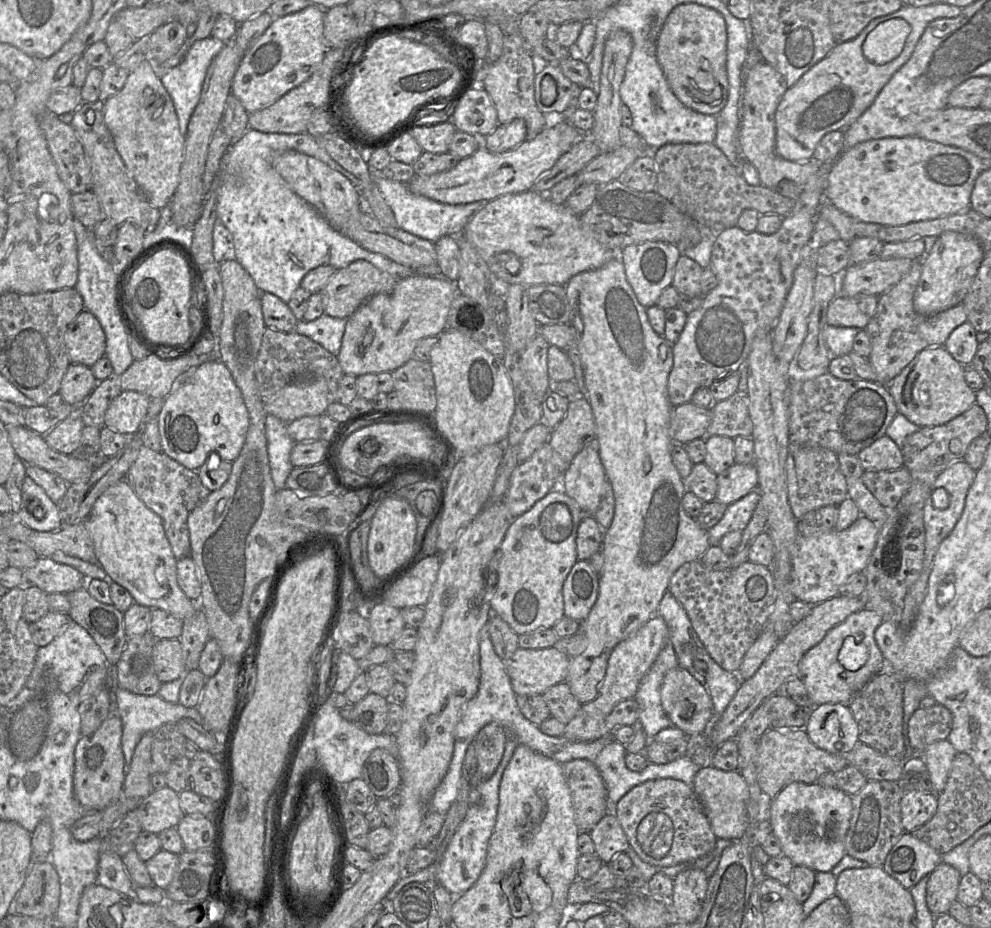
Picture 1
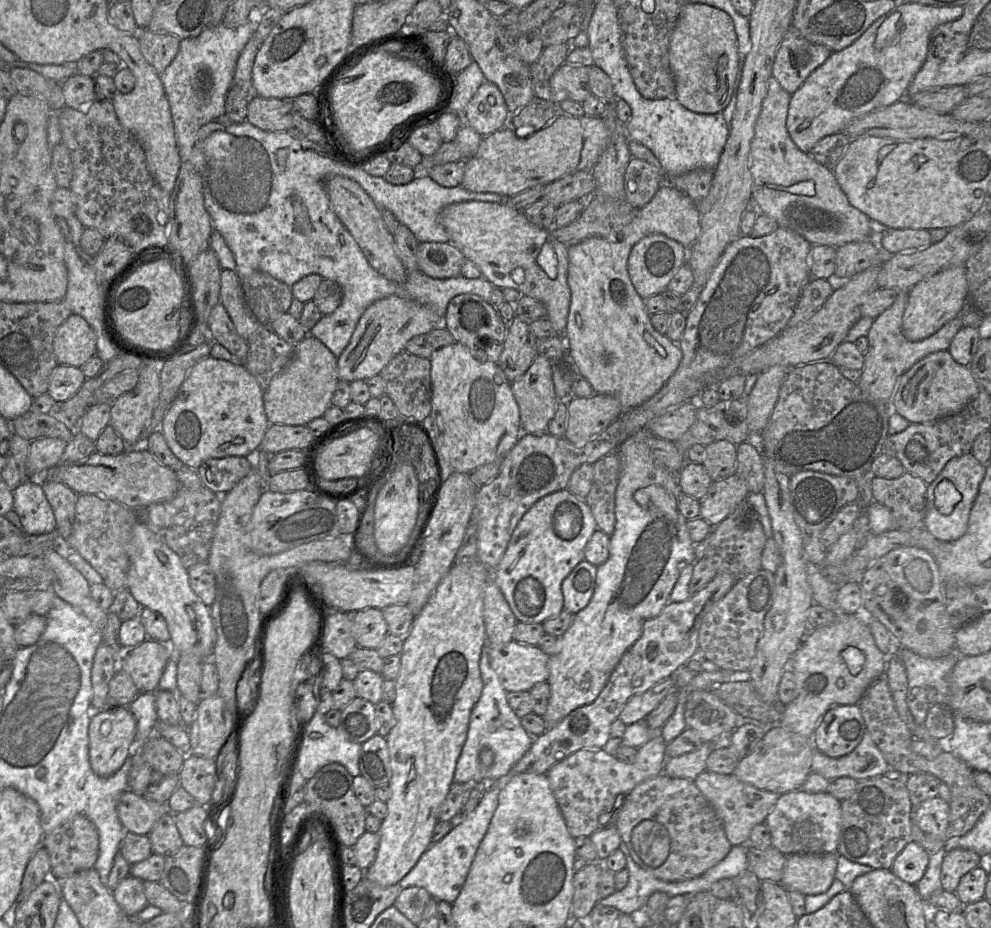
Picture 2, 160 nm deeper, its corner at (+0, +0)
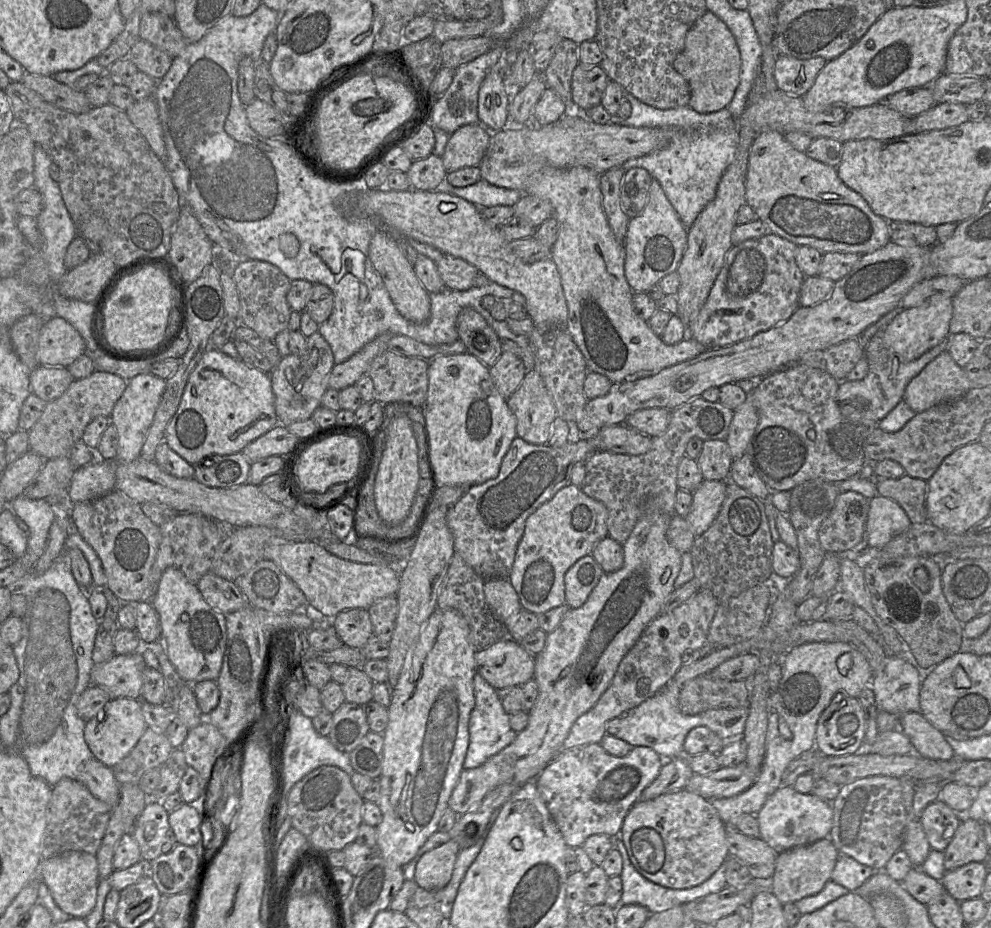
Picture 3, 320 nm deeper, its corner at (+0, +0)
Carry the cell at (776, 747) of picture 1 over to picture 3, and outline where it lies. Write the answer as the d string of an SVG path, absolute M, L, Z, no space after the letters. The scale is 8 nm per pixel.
M746 763L735 767L721 767L707 775L693 775L685 789L706 799L728 798L750 788L756 781L759 771L752 771Z

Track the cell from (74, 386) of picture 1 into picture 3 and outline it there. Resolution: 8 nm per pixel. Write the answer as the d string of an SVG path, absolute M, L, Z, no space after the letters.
M39 365L29 373L32 393L49 403L59 398L75 379L63 366Z

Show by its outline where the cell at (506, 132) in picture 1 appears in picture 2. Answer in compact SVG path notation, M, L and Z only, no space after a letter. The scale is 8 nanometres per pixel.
M534 97L526 106L515 111L512 127L517 137L527 138L537 130L550 126L560 113L558 104Z

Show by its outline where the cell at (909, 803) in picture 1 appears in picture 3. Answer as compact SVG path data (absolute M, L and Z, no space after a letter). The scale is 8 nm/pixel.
M939 799L924 809L920 822L931 848L944 852L961 823L961 816Z

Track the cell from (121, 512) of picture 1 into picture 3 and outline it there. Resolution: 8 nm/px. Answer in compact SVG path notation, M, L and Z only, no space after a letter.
M168 567L162 573L151 604L158 615L161 634L166 640L168 659L180 677L189 684L204 680L216 681L226 648L225 614L211 607L197 586L175 567Z

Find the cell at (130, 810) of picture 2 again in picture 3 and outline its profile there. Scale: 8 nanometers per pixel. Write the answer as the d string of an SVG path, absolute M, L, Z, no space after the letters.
M96 758L88 760L78 775L77 781L87 787L95 797L116 807L120 800L120 784L111 768Z

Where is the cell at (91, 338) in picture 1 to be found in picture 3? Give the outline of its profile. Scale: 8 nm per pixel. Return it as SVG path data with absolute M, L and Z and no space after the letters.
M59 316L45 319L38 339L39 365L68 367L86 352L85 340L71 323Z

